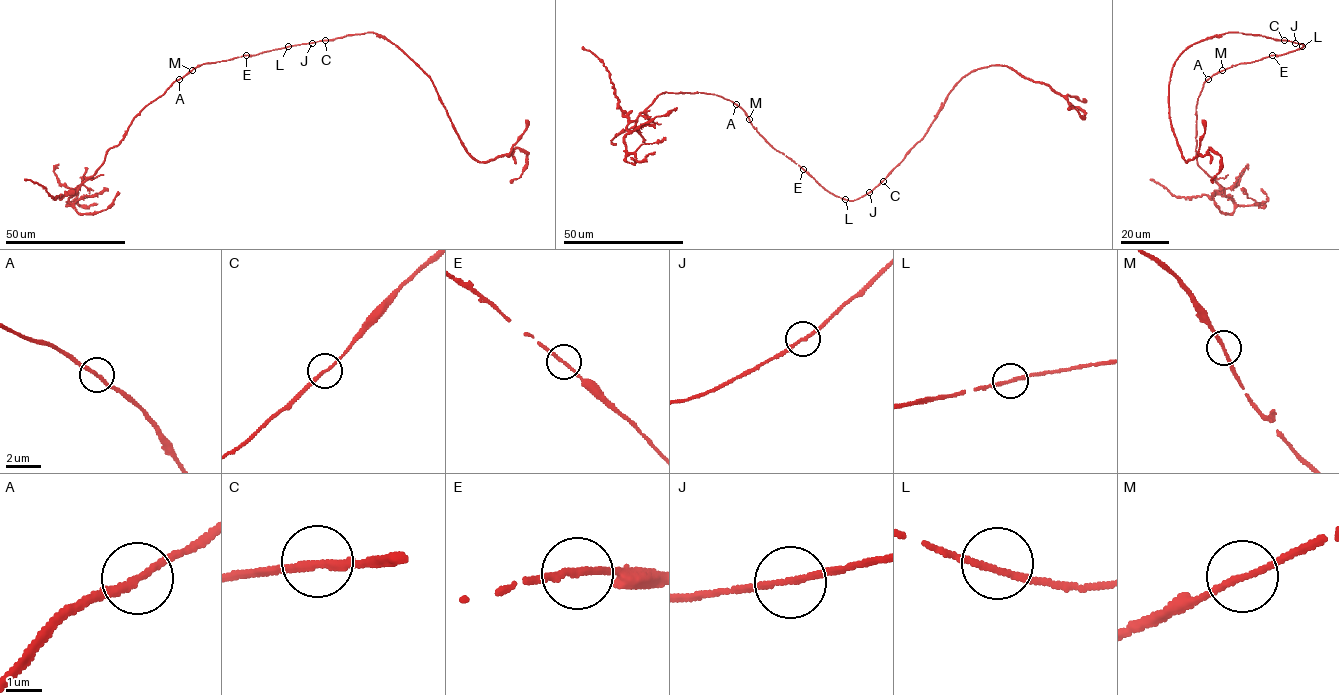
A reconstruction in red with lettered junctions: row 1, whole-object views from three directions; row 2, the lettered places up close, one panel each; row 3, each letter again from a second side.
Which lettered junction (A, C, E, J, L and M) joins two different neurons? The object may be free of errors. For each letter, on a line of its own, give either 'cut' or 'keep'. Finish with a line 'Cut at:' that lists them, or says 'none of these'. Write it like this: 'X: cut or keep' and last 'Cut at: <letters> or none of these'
A: keep
C: keep
E: keep
J: keep
L: keep
M: keep
Cut at: none of these

